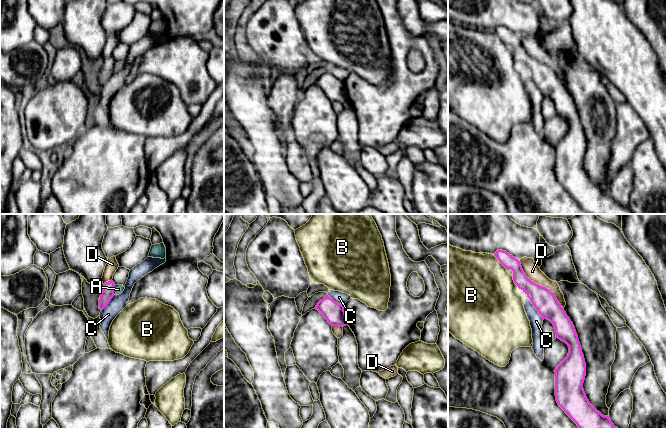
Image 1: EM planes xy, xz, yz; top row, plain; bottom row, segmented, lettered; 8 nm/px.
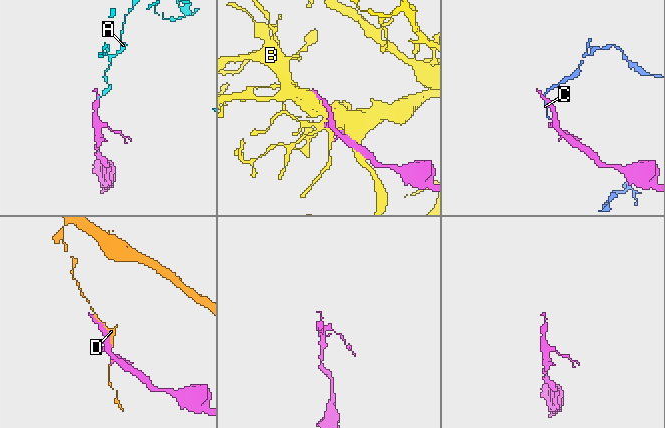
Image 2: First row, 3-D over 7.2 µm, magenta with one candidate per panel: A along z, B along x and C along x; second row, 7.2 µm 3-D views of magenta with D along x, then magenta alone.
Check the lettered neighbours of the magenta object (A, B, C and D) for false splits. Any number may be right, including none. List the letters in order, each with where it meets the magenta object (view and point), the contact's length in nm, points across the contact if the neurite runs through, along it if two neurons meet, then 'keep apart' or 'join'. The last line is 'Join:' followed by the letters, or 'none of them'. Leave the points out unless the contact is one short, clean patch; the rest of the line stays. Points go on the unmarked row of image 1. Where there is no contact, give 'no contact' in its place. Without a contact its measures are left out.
A: xy (113, 66) | 80 nm | along xy (115, 61), (113, 70) | keep apart
B: yz (500, 38) | 150 nm | keep apart
C: yz (535, 83) | 240 nm | along yz (527, 72), (543, 95) | keep apart
D: yz (539, 61) | 550 nm | keep apart
Join: none of them

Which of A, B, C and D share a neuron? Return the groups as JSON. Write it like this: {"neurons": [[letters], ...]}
{"neurons": [["A"], ["B"], ["C"], ["D"]]}

